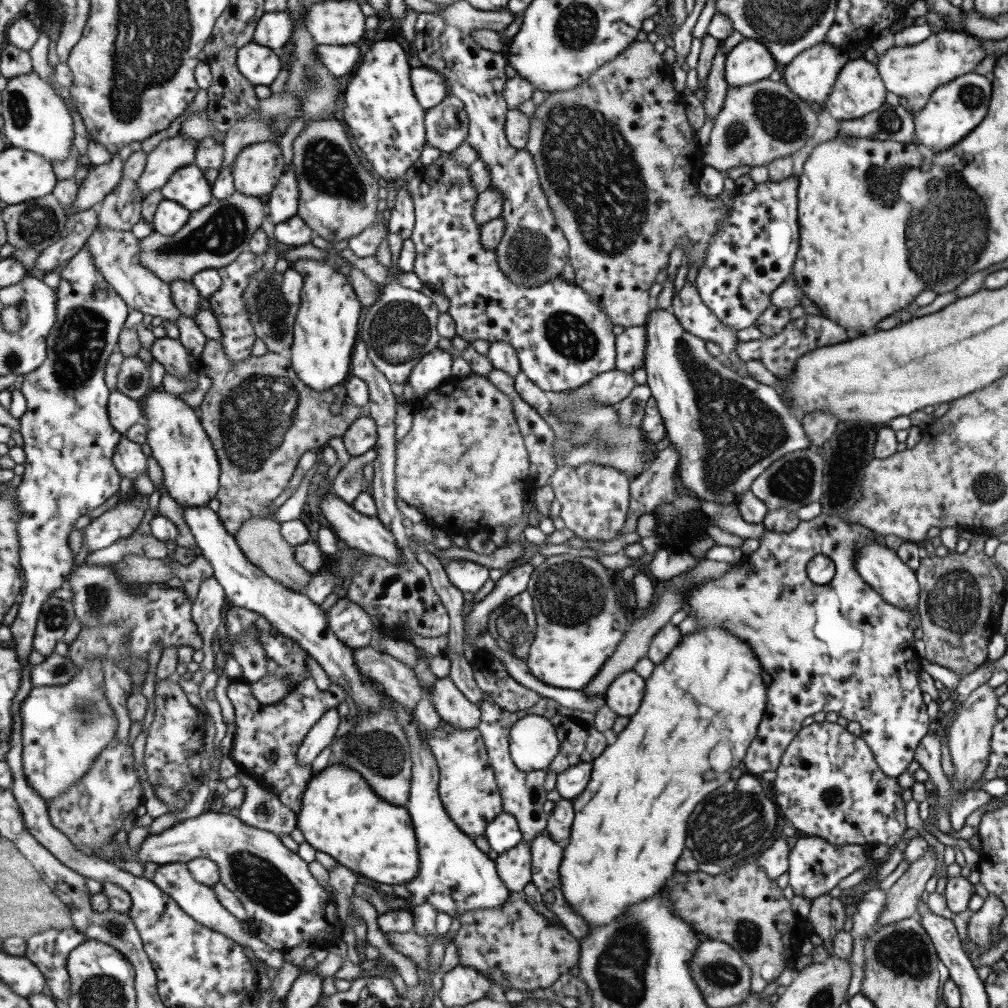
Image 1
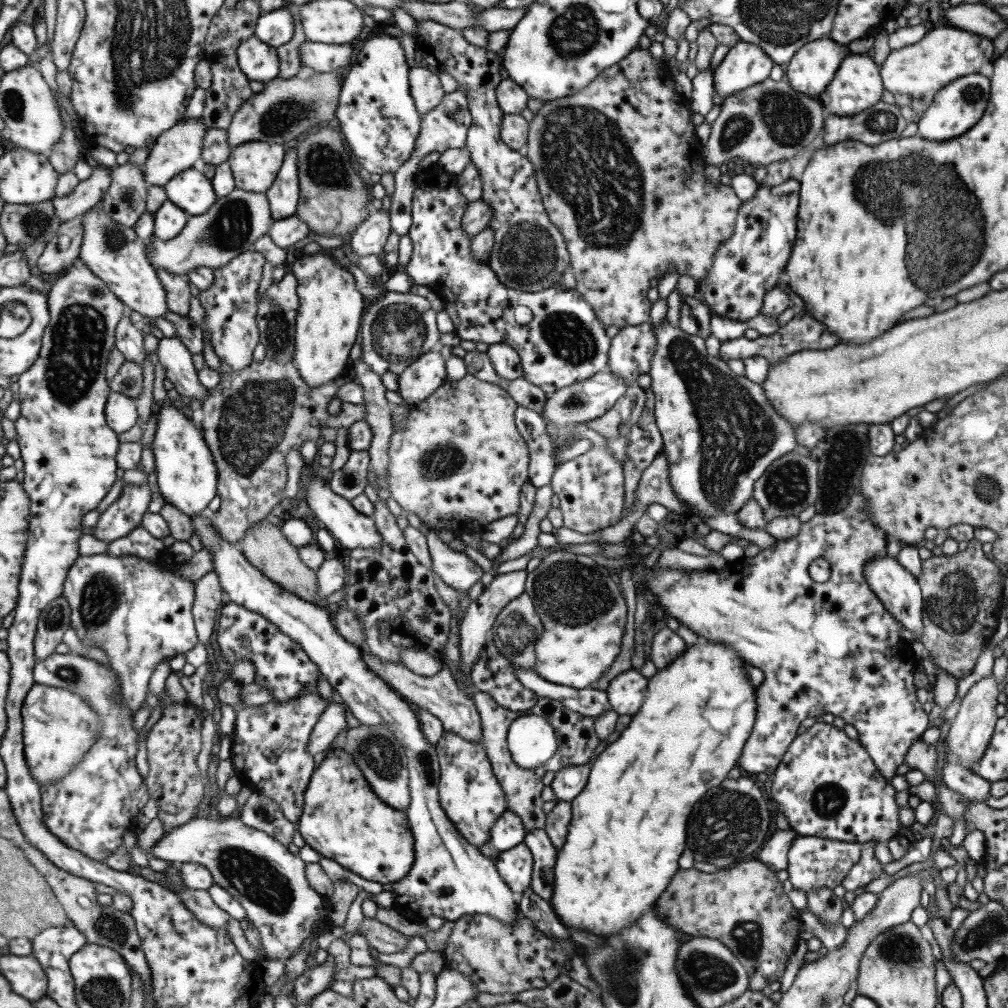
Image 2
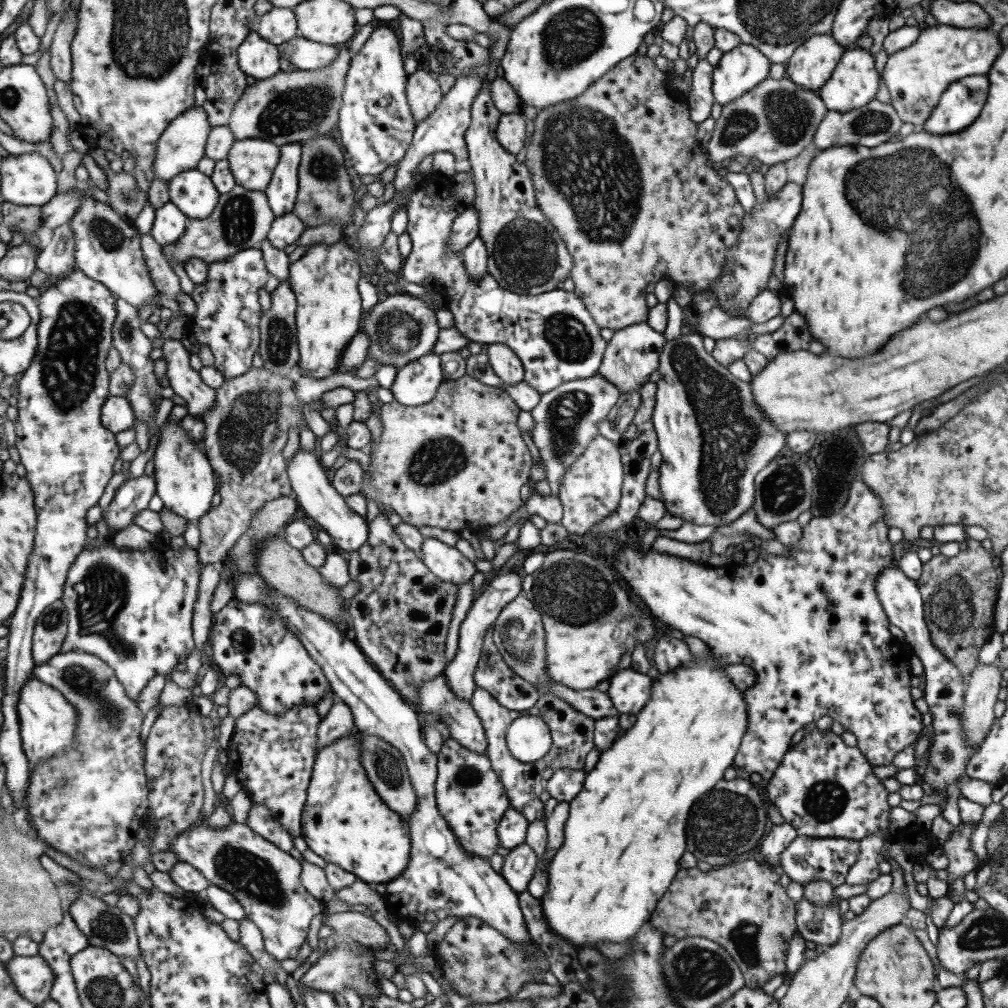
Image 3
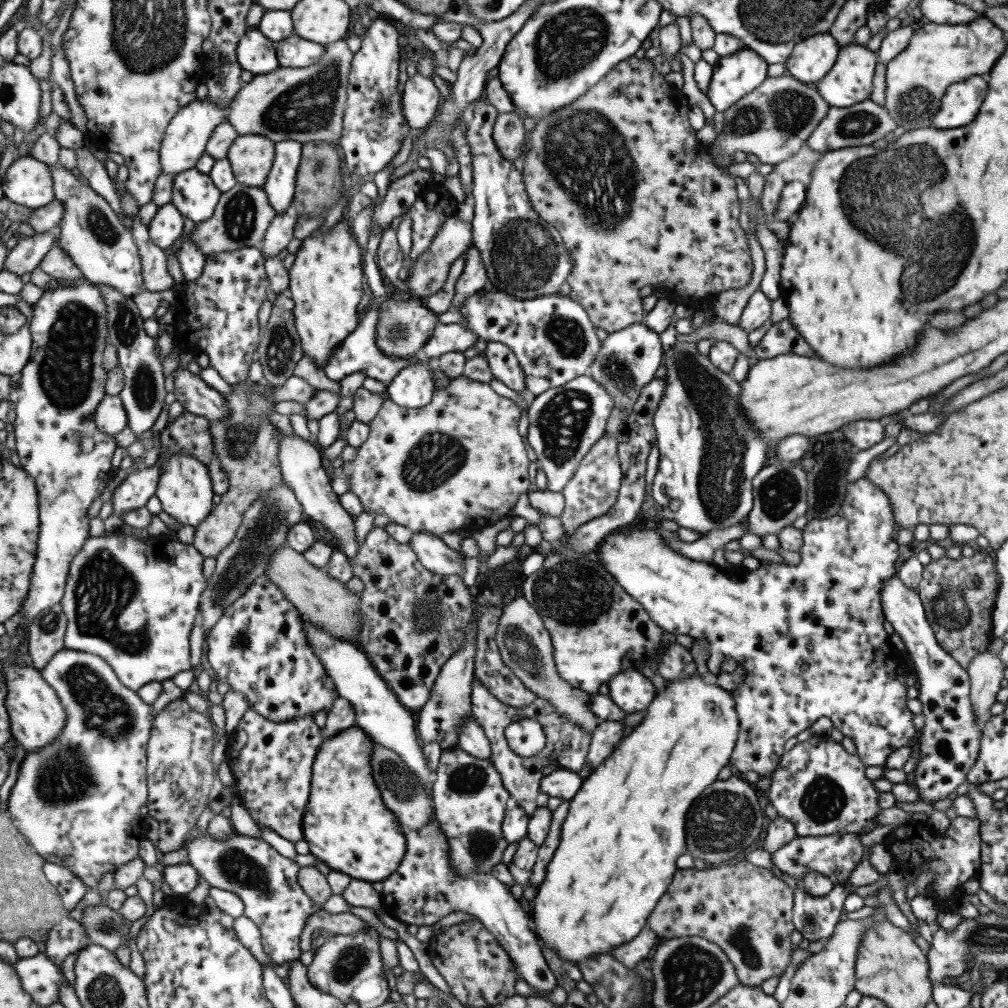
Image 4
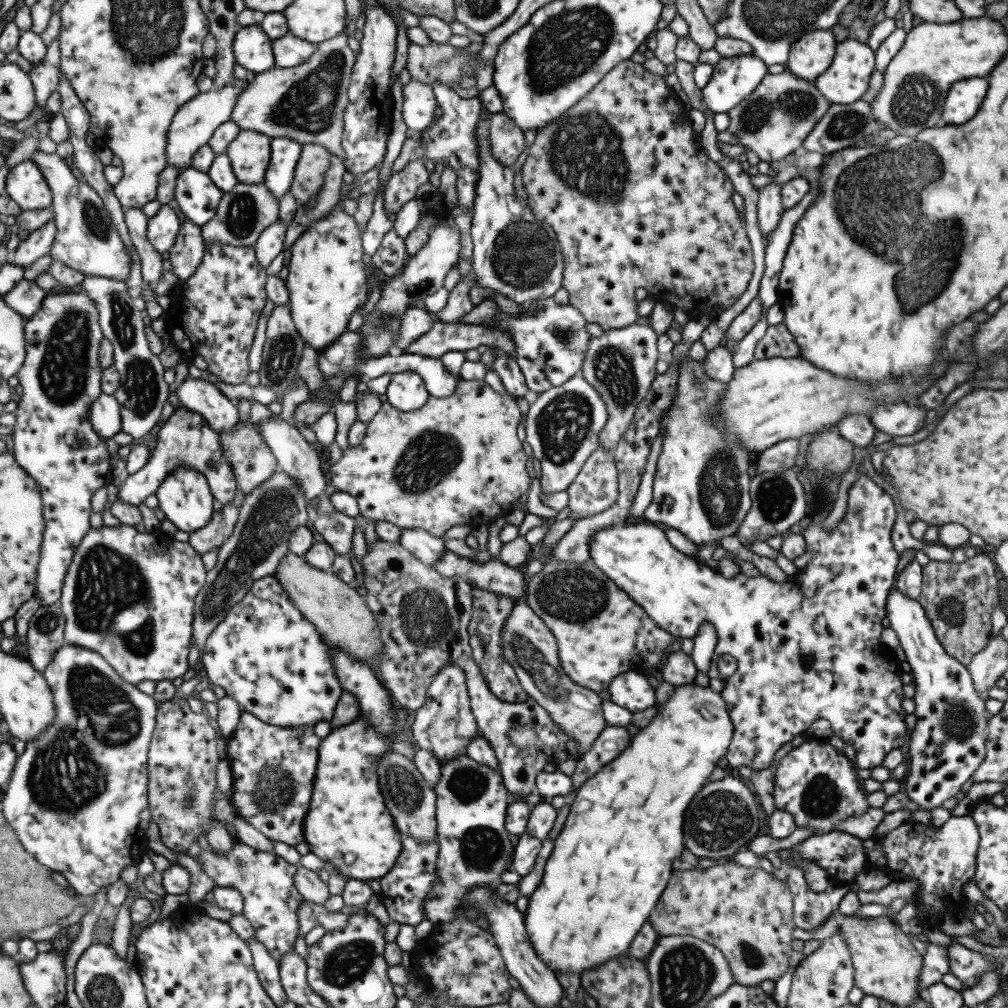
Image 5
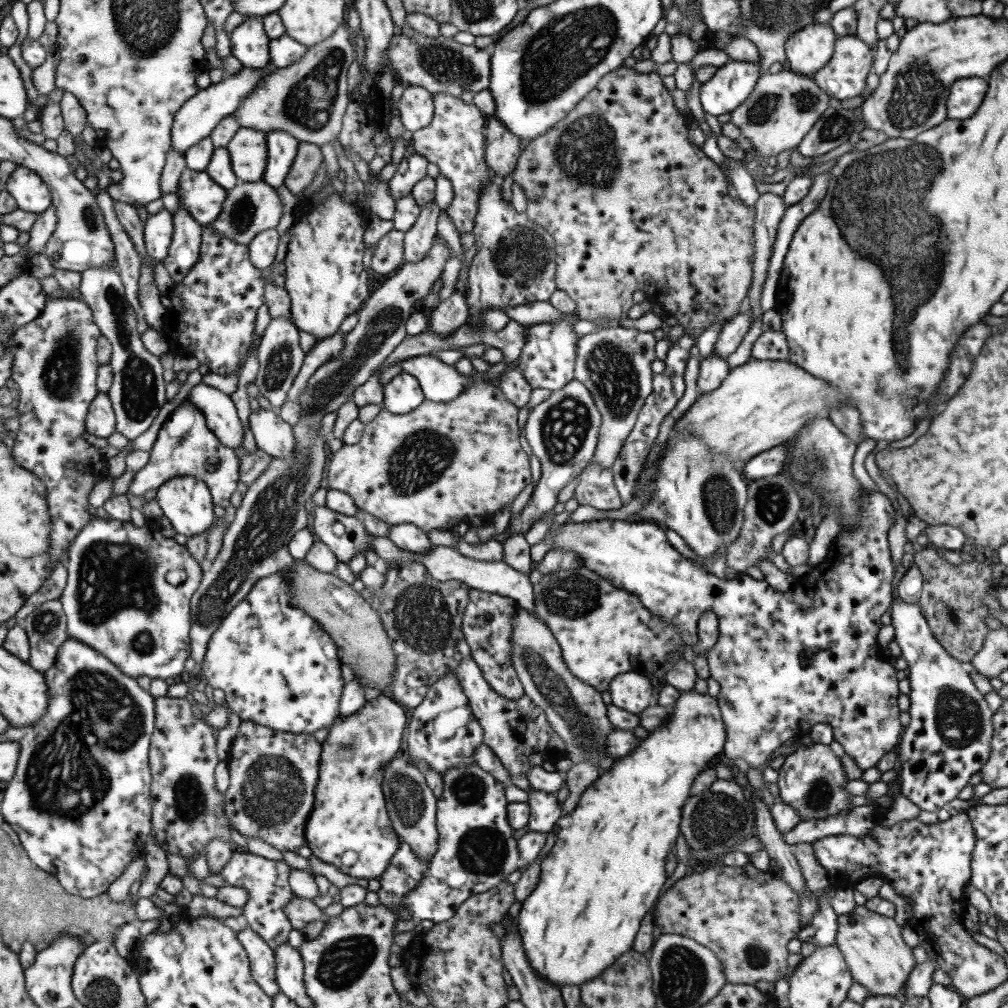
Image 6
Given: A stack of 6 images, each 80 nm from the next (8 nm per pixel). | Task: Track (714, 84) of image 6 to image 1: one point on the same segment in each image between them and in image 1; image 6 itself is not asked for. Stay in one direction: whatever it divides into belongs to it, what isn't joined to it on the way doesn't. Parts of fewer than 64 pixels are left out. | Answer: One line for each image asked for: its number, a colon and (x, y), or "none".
1: (748, 61)
2: (744, 64)
3: (739, 70)
4: (733, 76)
5: (733, 78)

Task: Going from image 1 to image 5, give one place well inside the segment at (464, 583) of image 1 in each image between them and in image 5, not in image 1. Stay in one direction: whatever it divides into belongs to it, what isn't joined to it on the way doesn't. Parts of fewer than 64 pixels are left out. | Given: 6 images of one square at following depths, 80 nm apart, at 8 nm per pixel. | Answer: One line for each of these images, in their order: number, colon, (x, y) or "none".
2: (455, 569)
3: (447, 563)
4: (432, 553)
5: (427, 548)

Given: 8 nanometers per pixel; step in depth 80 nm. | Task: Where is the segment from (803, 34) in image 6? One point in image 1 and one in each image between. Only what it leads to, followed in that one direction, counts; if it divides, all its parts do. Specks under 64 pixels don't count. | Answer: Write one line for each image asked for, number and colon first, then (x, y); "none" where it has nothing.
1: (810, 75)
2: (811, 67)
3: (810, 64)
4: (811, 58)
5: (809, 55)

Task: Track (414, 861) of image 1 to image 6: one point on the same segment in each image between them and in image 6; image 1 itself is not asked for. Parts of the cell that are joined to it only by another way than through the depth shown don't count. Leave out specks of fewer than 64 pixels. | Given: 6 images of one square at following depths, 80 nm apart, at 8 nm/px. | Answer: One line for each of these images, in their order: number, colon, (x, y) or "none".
2: (341, 819)
3: (343, 822)
4: (347, 828)
5: (346, 815)
6: (348, 814)

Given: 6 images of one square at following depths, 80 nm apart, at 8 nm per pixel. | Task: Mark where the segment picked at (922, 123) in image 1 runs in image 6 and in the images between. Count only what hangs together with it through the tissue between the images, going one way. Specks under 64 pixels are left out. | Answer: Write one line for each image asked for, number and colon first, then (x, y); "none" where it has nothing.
2: (956, 107)
3: (959, 105)
4: (961, 101)
5: (964, 98)
6: (966, 94)

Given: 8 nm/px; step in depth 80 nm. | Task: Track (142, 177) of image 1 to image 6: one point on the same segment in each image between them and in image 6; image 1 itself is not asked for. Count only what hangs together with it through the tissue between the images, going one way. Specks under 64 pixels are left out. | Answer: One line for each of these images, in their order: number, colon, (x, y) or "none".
2: (177, 149)
3: (179, 148)
4: (185, 139)
5: (194, 121)
6: (197, 116)

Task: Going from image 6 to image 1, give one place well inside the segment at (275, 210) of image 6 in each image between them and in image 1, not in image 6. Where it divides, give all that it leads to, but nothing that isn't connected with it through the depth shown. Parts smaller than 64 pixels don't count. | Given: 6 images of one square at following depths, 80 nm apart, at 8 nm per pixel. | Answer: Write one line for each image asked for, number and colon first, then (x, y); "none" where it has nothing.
1: (214, 235)
2: (231, 225)
3: (241, 218)
4: (239, 219)
5: (243, 212)

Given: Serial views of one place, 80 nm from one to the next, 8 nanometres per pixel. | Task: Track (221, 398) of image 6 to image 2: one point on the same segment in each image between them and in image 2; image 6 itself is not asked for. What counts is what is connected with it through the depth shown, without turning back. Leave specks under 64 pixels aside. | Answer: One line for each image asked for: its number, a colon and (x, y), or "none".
2: (175, 360)
3: (185, 382)
4: (193, 394)
5: (200, 396)

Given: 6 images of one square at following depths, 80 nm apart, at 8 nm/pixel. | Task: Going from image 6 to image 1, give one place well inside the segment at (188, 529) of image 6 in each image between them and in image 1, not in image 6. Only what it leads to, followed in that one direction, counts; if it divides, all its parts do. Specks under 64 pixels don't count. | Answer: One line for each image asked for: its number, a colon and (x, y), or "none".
1: (179, 445)
2: (186, 476)
3: (184, 481)
4: (184, 491)
5: (184, 498)

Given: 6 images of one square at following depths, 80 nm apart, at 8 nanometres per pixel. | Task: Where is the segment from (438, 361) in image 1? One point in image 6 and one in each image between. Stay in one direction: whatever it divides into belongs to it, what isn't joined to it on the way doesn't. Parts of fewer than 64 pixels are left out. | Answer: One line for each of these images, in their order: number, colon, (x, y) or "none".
2: (421, 378)
3: (415, 384)
4: (412, 388)
5: (405, 391)
6: (402, 394)

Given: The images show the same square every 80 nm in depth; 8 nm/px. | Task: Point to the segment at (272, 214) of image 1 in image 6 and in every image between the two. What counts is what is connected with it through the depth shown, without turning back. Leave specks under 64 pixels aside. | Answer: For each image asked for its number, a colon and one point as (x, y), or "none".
2: (282, 196)
3: (280, 193)
4: (279, 184)
5: (284, 152)
6: (281, 147)

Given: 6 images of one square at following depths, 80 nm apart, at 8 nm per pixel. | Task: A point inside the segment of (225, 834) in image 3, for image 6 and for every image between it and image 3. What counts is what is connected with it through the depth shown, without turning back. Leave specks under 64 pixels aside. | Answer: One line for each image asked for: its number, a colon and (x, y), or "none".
4: (266, 882)
5: (265, 881)
6: (266, 881)

